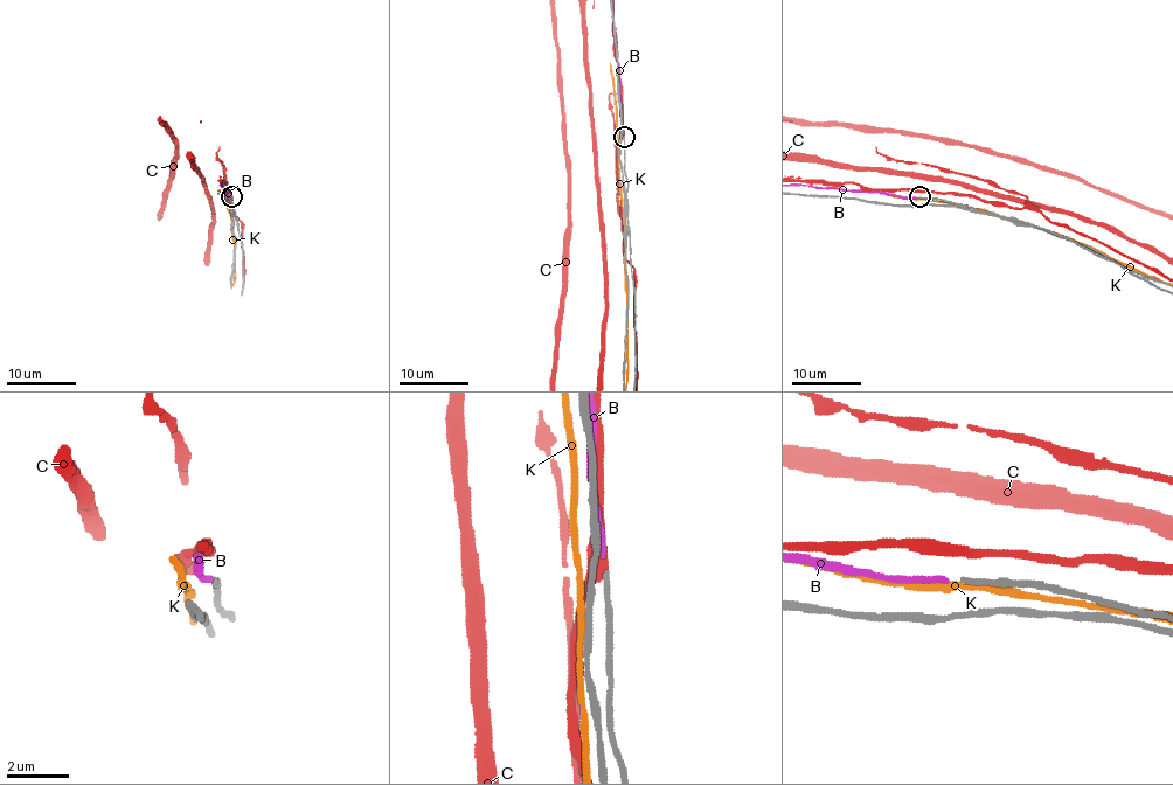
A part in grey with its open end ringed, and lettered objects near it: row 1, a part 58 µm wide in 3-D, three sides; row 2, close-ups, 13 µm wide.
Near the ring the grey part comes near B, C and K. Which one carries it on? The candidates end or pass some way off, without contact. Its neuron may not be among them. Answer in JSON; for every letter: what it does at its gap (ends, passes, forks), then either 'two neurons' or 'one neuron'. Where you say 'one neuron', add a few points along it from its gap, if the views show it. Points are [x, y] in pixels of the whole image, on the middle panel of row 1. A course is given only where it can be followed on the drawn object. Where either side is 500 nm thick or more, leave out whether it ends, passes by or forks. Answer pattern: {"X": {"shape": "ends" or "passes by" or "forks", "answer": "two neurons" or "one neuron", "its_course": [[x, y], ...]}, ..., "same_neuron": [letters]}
{"B": {"shape": "ends", "answer": "one neuron"}, "C": {"shape": "passes by", "answer": "two neurons"}, "K": {"shape": "passes by", "answer": "two neurons"}, "same_neuron": ["B"]}

